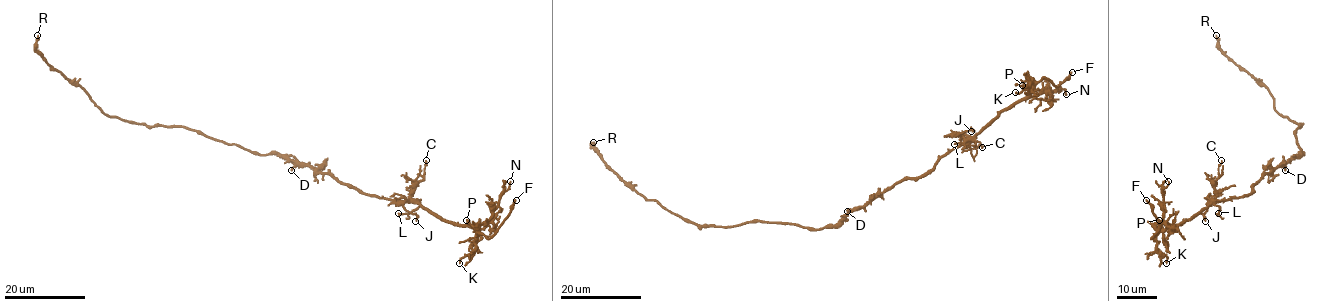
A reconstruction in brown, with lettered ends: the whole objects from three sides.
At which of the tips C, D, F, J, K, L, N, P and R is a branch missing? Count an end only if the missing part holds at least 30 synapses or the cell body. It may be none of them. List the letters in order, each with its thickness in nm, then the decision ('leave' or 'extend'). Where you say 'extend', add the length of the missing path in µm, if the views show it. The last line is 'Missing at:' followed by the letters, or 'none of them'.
C: 130 nm thick; leave
D: 160 nm thick; leave
F: 220 nm thick; extend; about 50 µm are missing
J: 130 nm thick; leave
K: 190 nm thick; leave
L: 180 nm thick; leave
N: 130 nm thick; leave
P: 200 nm thick; leave
R: 170 nm thick; leave
Missing at: F

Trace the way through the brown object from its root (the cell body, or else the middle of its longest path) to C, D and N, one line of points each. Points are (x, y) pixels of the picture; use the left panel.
C: (285, 155), (365, 193), (401, 201), (409, 199), (411, 190), (424, 178), (426, 160)
D: (285, 155), (294, 165), (291, 170)
N: (285, 155), (365, 193), (415, 201), (444, 220), (458, 225), (483, 225), (510, 181)

